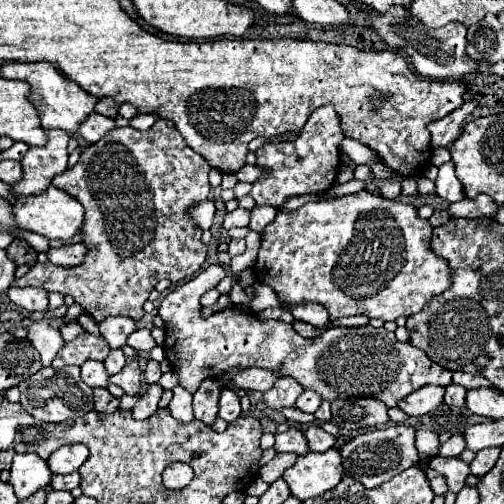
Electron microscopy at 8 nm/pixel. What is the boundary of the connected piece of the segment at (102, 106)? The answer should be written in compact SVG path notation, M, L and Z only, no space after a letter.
M99 98L99 102L97 102L97 114L115 118L119 114L119 104L113 102L111 98Z

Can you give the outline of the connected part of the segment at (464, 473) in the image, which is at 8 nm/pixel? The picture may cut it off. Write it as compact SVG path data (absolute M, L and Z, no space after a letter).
M435 456L429 460L429 466L447 478L447 486L451 492L459 492L465 486L469 472L469 464L463 462L459 456Z

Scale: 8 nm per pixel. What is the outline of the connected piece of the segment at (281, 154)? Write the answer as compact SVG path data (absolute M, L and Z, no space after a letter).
M333 106L317 108L309 122L305 124L303 132L293 142L267 142L259 148L257 166L265 168L267 174L253 184L251 196L255 198L257 206L275 206L281 208L283 202L291 196L301 194L317 194L329 190L337 172L339 172L339 142L343 140L343 132L339 126L339 118Z

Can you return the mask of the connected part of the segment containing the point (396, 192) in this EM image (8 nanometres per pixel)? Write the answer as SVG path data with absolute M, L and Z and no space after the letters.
M374 174L370 179L378 187L380 194L387 199L396 199L401 194L401 183L399 181L380 180Z

